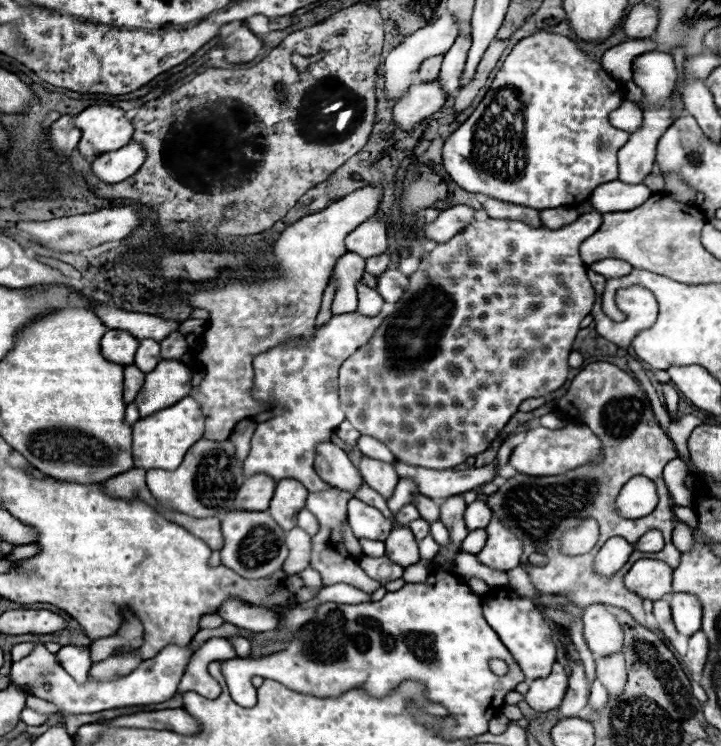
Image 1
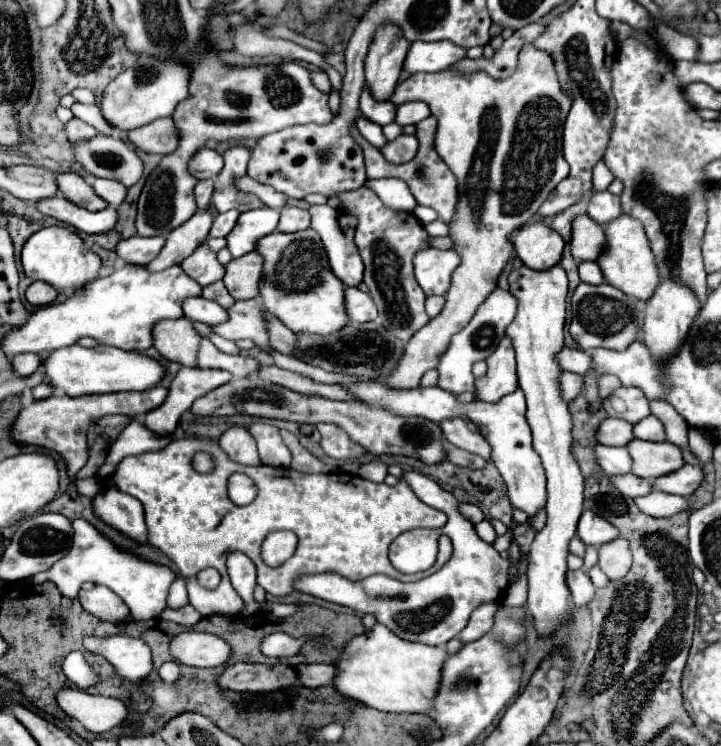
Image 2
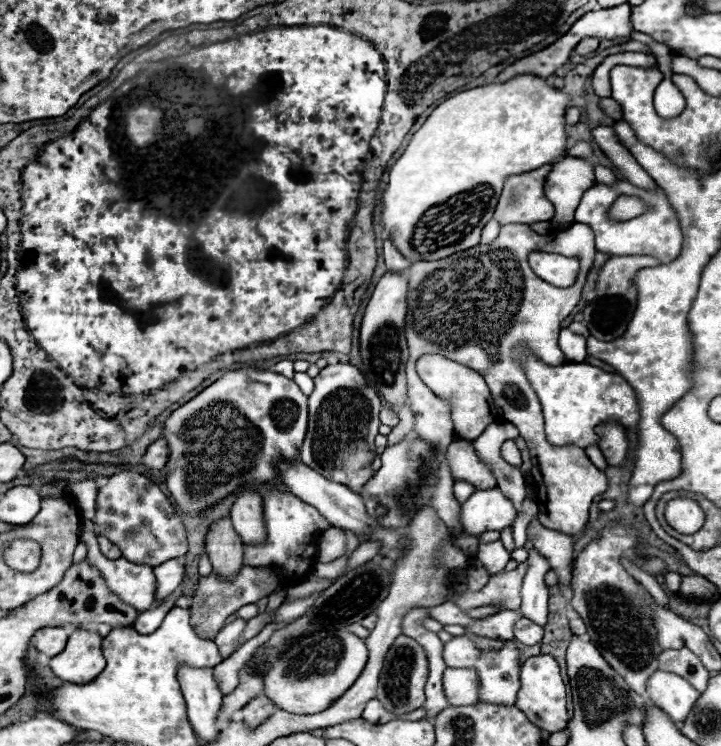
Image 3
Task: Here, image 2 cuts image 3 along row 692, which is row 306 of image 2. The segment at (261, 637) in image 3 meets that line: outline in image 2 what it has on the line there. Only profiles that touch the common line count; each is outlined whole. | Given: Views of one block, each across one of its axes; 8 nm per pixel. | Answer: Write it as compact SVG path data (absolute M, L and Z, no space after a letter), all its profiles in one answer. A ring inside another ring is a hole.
M222 280L204 286L202 296L204 296L204 298L210 298L210 300L216 300L222 308L230 308L230 306L234 304L234 298L228 294L228 290L226 290L226 286L224 286Z

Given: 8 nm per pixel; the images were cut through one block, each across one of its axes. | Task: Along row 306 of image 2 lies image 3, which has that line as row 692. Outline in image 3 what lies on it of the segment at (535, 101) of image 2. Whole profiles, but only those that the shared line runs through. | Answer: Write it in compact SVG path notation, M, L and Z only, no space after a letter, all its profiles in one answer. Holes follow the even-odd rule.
M446 668L442 684L450 706L470 706L472 702L478 702L480 682L474 670Z

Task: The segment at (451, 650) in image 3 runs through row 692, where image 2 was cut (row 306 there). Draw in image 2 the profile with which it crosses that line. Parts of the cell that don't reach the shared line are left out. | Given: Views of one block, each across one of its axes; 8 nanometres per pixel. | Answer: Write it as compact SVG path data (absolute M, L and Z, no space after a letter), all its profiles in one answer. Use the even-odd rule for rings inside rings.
M496 288L476 310L476 314L472 316L472 320L468 322L466 328L462 328L458 334L452 336L452 342L448 346L448 350L444 352L444 356L440 358L438 364L438 386L452 392L452 394L462 394L462 392L476 392L474 386L474 374L472 374L472 366L478 360L486 360L494 350L496 344L500 342L500 338L504 336L508 324L514 320L516 316L516 308L518 308L518 300L502 288Z

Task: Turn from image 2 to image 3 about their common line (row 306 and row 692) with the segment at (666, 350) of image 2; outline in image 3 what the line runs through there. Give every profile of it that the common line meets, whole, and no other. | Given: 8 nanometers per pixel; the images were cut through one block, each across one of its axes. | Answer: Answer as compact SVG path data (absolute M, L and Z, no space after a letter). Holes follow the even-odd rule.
M654 672L646 684L646 696L668 714L672 722L682 722L692 710L700 692L684 678L668 672Z

